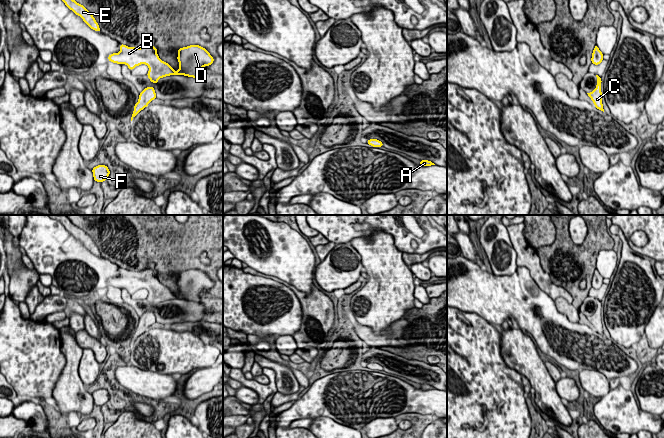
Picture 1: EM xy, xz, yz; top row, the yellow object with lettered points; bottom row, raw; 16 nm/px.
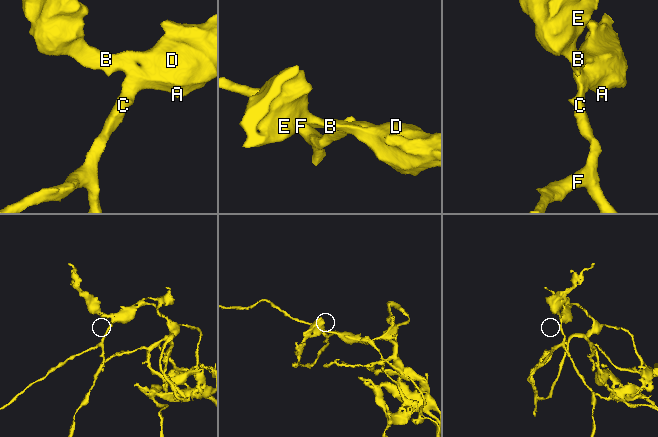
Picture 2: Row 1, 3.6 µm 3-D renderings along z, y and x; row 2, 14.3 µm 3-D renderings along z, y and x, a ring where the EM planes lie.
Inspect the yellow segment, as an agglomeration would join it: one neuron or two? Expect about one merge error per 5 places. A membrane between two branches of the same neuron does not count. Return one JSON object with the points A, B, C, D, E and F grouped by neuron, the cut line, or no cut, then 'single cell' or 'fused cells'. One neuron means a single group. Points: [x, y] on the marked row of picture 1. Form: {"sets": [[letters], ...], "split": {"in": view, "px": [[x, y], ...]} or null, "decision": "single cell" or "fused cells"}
{"sets": [["A", "B", "C", "D", "E", "F"]], "split": null, "decision": "single cell"}

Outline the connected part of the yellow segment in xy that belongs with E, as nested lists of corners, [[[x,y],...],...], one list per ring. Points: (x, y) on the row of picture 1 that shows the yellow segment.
[[[62,0],[65,5],[72,10],[77,16],[80,16],[83,21],[93,30],[101,32],[98,23],[93,15],[81,4],[75,0]]]

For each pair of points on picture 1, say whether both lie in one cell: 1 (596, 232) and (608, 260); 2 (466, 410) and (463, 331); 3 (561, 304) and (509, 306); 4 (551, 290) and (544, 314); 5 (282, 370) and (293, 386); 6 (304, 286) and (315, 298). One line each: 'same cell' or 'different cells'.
1: different cells
2: same cell
3: different cells
4: different cells
5: same cell
6: different cells

